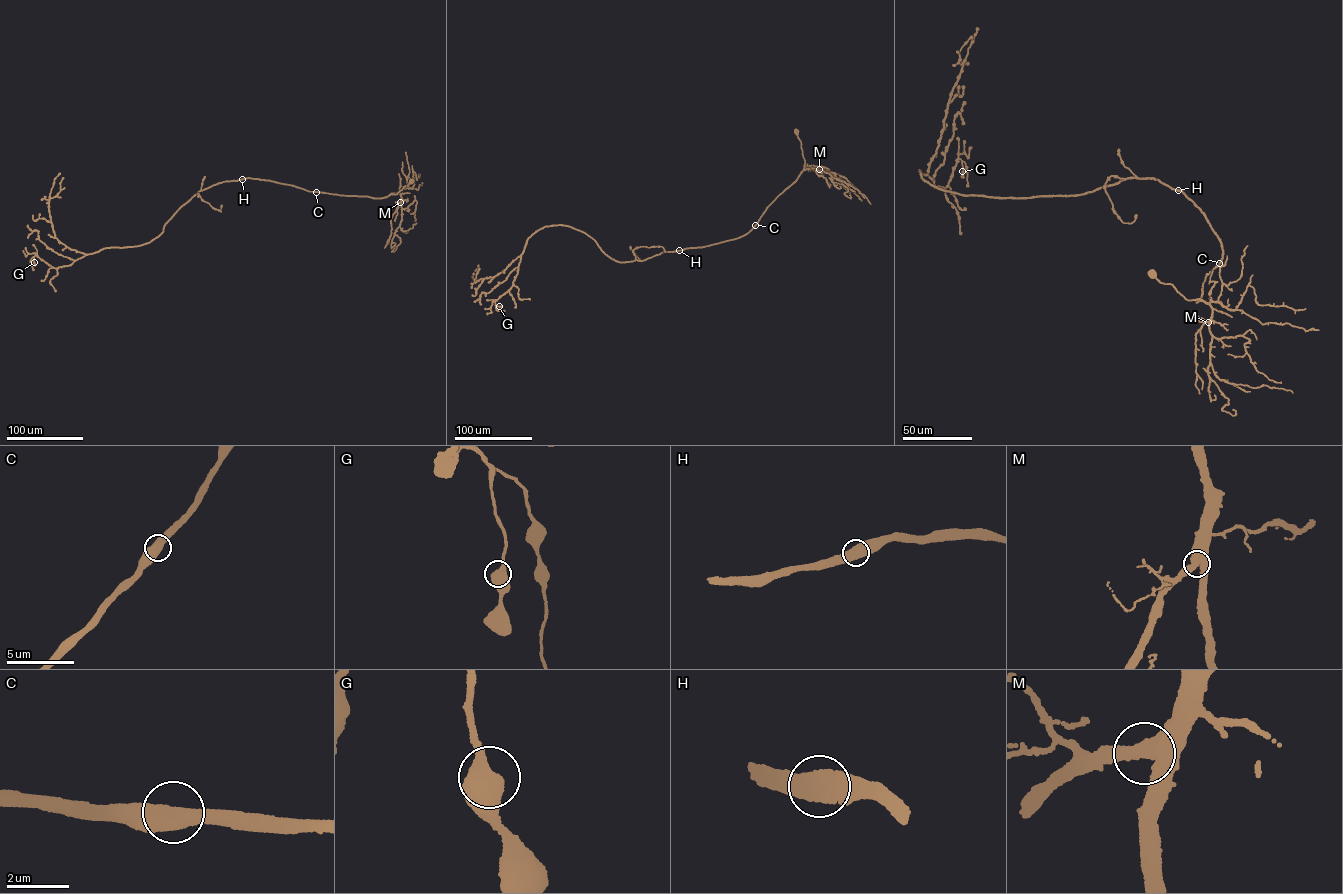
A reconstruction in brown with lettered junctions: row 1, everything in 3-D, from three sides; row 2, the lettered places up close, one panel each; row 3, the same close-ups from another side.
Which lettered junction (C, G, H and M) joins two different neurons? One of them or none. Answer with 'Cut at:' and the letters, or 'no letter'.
Cut at: no letter

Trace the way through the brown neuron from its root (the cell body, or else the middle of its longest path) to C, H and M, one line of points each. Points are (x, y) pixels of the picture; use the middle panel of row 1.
C: (796, 131), (801, 142), (804, 169), (767, 207), (755, 225)
H: (796, 131), (801, 142), (804, 169), (767, 207), (750, 231), (734, 239), (679, 250)
M: (796, 131), (801, 142), (804, 169), (819, 169)

